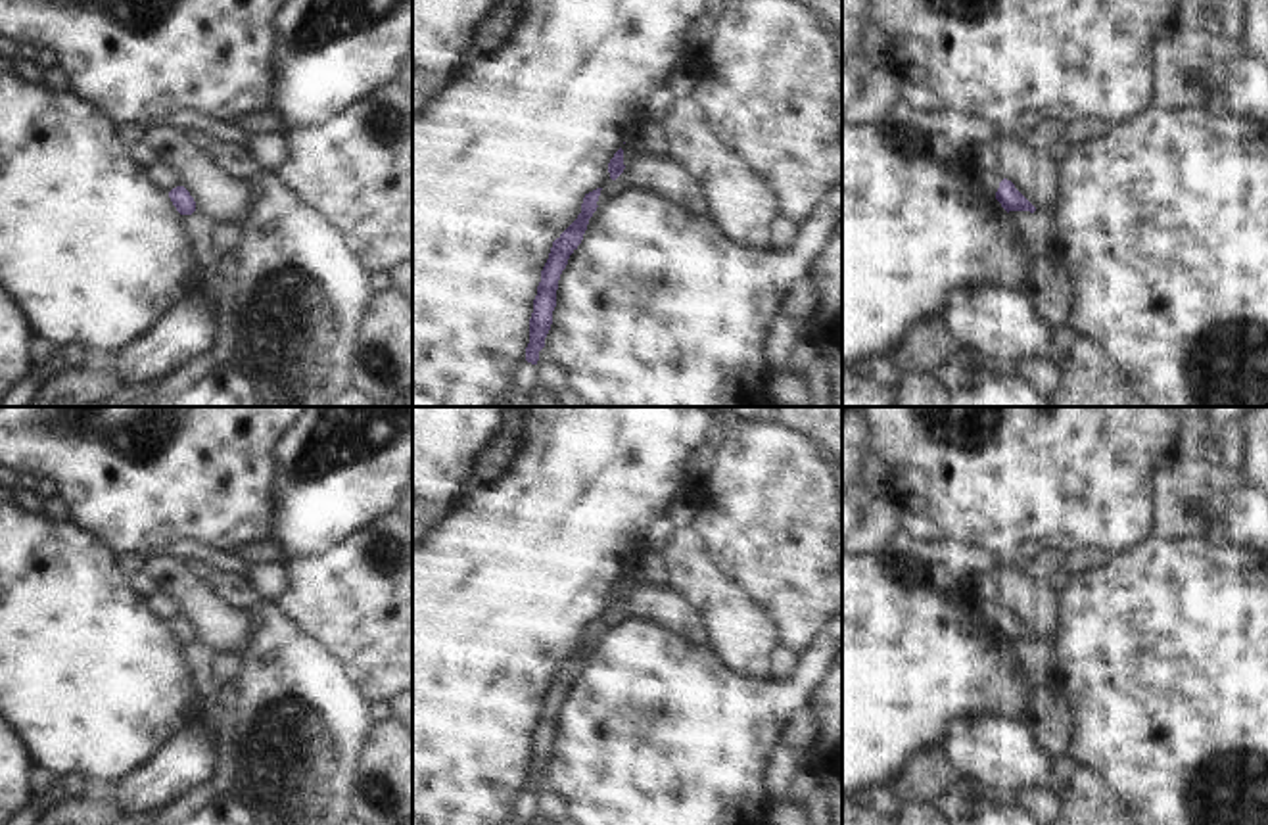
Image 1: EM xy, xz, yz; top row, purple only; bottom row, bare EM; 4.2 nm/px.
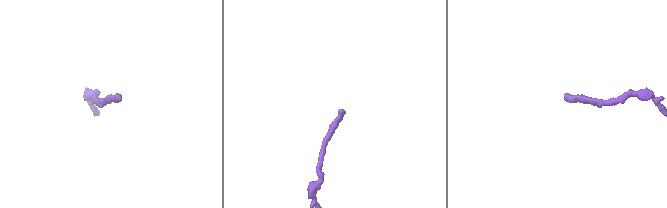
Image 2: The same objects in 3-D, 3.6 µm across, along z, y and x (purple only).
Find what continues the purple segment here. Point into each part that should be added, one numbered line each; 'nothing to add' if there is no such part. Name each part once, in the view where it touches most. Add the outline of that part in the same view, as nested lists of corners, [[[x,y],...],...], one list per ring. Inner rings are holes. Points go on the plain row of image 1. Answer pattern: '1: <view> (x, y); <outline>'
1: yz (990, 609); [[[974,595],[974,599],[978,601],[978,608],[980,612],[984,614],[984,618],[996,625],[998,618],[999,618],[999,612],[1003,610],[999,602],[996,601],[982,601]]]

